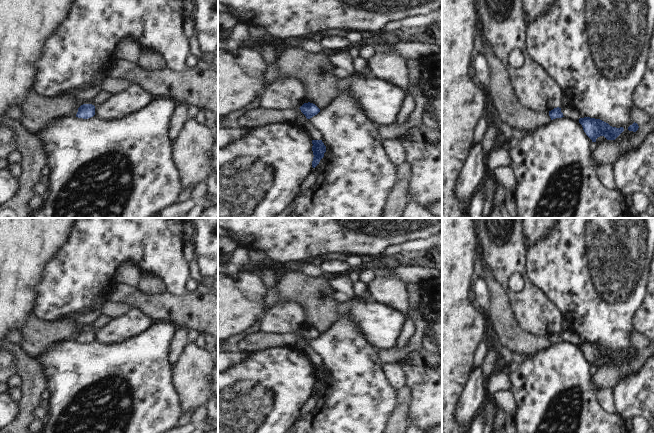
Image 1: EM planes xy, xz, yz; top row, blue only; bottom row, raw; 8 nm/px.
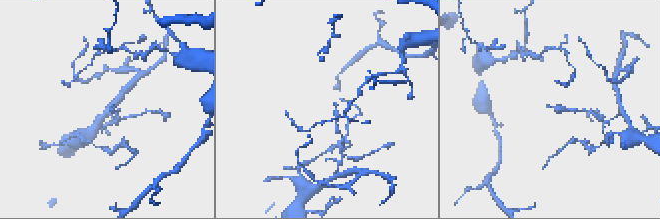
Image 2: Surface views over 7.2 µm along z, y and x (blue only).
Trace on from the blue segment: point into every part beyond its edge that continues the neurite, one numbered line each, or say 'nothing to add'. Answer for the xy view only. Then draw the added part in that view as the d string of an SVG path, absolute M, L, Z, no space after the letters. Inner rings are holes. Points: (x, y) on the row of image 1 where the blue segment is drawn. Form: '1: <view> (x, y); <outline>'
nothing to add

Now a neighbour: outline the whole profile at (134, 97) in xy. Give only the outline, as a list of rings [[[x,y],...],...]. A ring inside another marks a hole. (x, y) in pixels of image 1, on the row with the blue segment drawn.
[[[132,83],[95,106],[95,115],[105,120],[121,118],[143,108],[152,98],[141,85]]]

